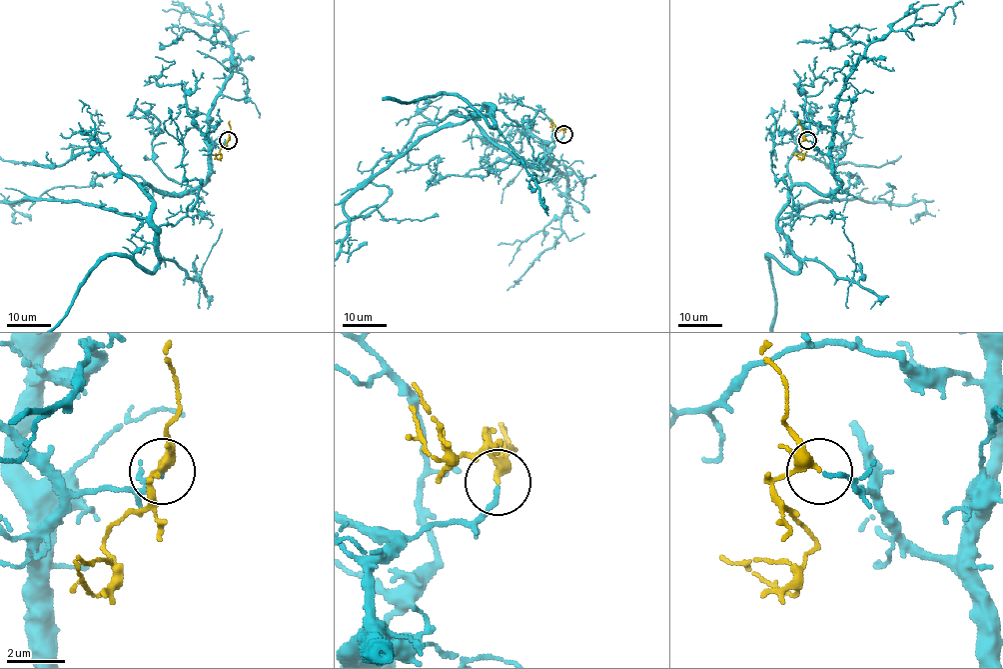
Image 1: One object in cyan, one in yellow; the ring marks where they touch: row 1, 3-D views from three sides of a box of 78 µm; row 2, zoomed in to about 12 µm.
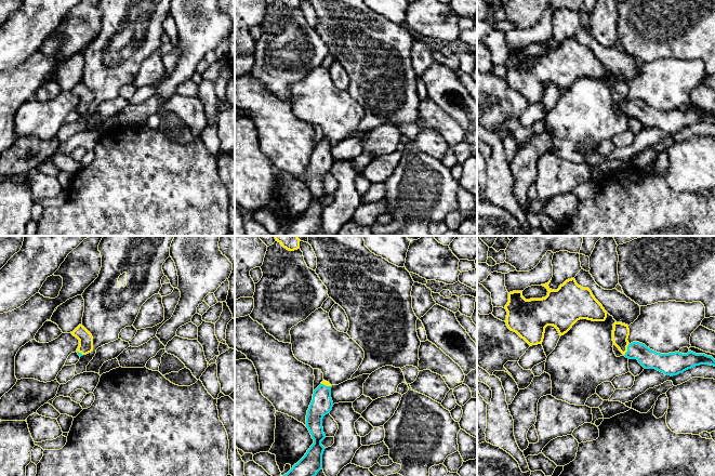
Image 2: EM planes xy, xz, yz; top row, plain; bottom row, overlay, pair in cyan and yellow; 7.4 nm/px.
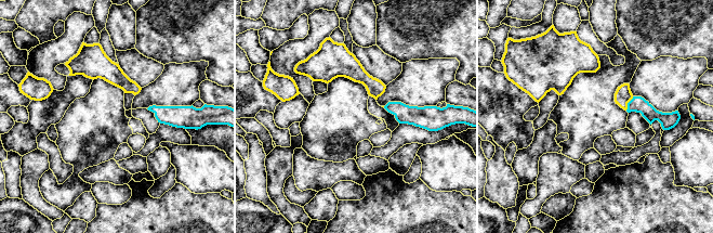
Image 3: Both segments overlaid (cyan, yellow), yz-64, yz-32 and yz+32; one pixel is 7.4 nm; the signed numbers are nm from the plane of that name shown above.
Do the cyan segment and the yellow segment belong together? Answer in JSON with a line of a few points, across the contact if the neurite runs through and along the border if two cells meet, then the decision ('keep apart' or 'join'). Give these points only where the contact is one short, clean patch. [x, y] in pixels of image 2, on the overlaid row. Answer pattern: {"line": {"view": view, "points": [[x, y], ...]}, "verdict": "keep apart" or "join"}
{"line": {"view": "yz", "points": [[649, 359], [638, 351], [627, 349], [620, 341], [620, 333]]}, "verdict": "join"}

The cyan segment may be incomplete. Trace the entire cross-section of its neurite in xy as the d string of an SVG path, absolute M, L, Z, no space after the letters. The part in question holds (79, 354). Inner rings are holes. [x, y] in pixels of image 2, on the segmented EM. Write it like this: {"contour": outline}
{"contour": "M79 325L70 333L79 340L79 346L76 352L80 357L93 351L93 336L82 325Z"}

